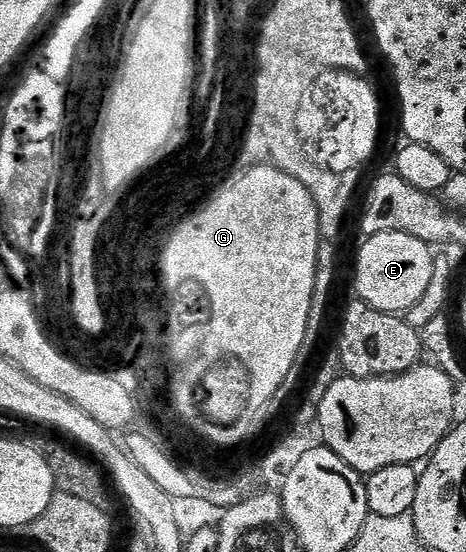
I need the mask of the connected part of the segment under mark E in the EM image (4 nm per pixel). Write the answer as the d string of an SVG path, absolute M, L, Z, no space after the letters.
M385 231L369 236L366 244L358 251L358 260L354 263L354 287L358 290L357 298L361 302L372 305L372 309L389 311L391 313L405 313L416 305L428 293L428 285L432 285L435 252L432 253L431 244L420 241L420 237L412 237L408 233Z

